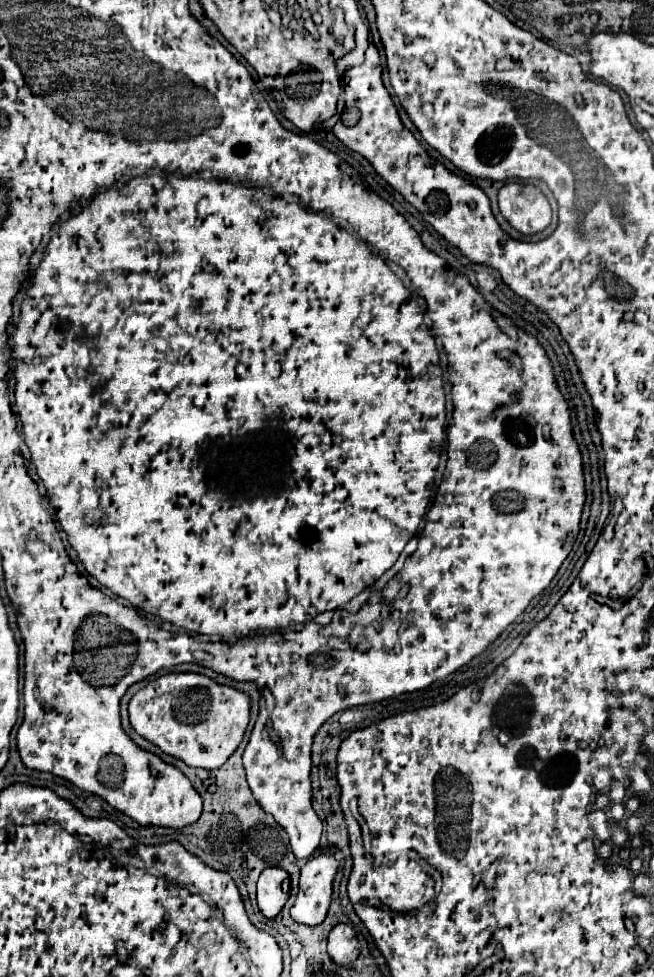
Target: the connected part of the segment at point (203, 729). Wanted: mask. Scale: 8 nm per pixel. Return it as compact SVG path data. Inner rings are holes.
M196 672L164 674L130 700L132 728L162 752L194 768L220 768L238 748L250 722L250 694Z

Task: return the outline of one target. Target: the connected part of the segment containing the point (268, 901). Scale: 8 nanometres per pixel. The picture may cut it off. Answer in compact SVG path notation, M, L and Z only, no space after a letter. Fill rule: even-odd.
M268 868L258 880L258 908L266 918L274 918L290 898L288 872Z

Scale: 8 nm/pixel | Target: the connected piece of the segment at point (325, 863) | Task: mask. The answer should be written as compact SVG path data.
M320 854L306 862L300 874L298 898L290 910L296 922L316 926L326 918L338 866L340 862L332 854Z

